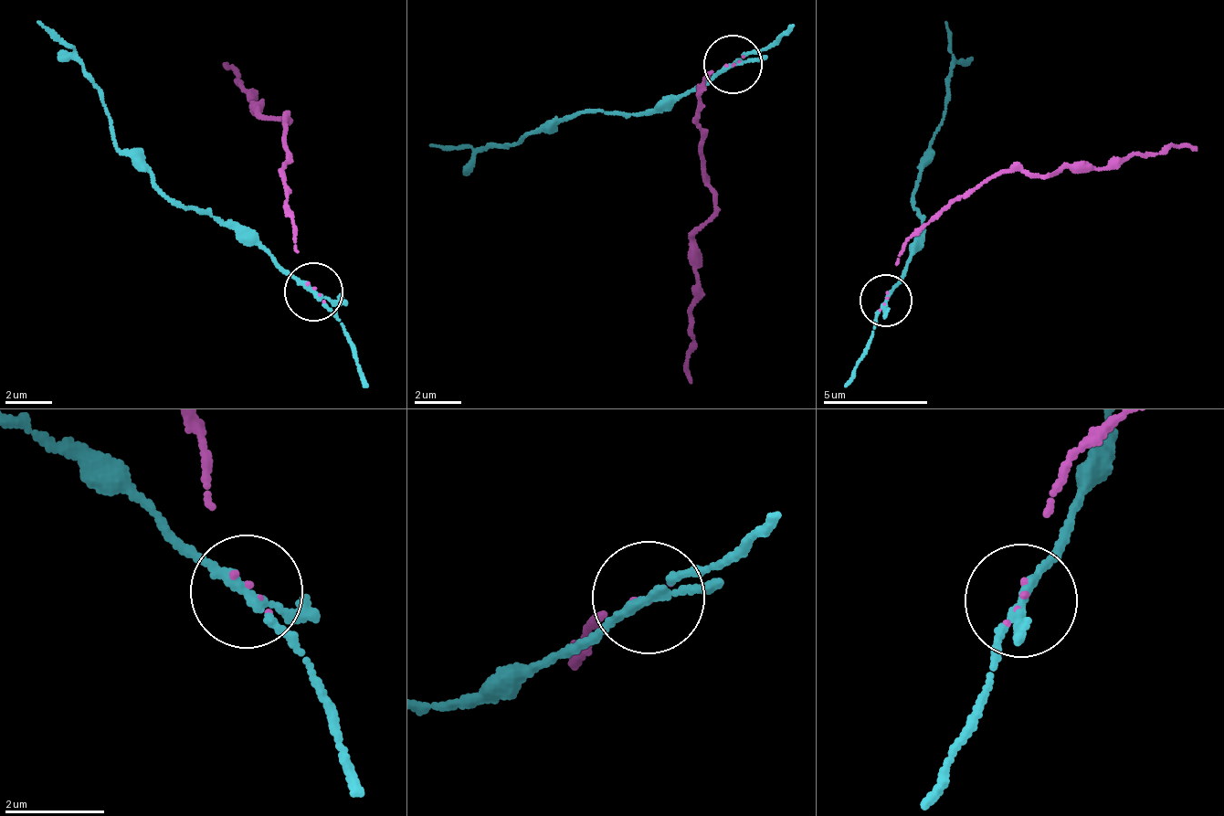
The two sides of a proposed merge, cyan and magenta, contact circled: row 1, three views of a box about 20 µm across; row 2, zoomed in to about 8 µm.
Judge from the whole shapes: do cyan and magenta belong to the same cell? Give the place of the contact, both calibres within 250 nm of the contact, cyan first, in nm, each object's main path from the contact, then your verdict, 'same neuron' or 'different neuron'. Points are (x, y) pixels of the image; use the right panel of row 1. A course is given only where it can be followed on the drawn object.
at (885, 300); 160 nm thick on the cyan side, 70 nm on the other; cyan runs (884, 302), (921, 235), (910, 199), (948, 88), (947, 20); magenta runs (885, 302), (902, 247), (953, 204), (1002, 174), (1117, 166), (1172, 148), (1198, 153); different neuron

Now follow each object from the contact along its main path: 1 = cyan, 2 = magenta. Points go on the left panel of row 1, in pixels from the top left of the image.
1: (312, 293), (230, 227), (174, 201), (114, 144), (98, 82), (37, 20)
2: (318, 292), (295, 231), (282, 174), (289, 127), (282, 116), (261, 113), (247, 100), (226, 70)

